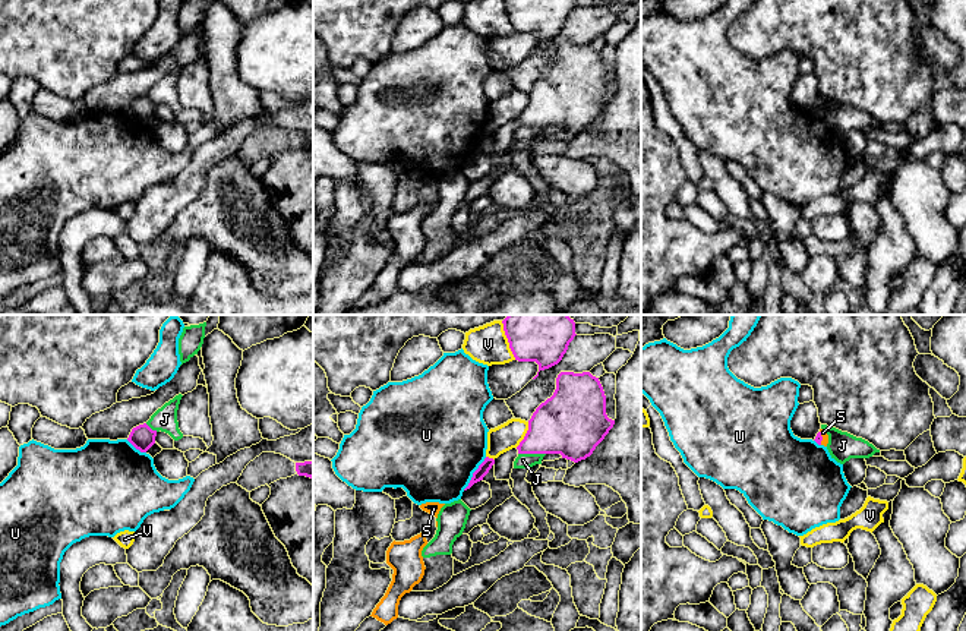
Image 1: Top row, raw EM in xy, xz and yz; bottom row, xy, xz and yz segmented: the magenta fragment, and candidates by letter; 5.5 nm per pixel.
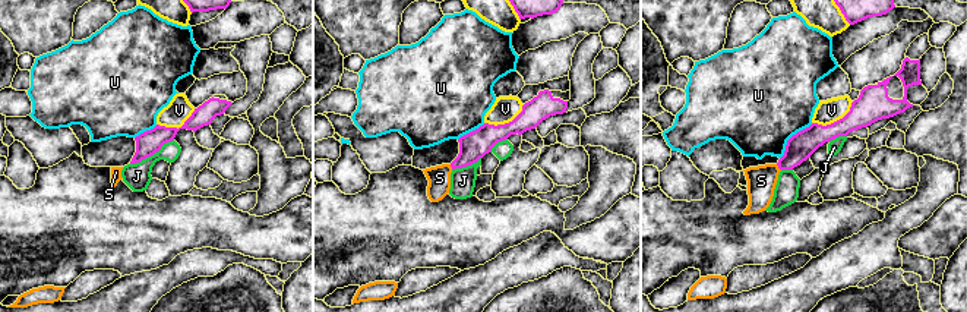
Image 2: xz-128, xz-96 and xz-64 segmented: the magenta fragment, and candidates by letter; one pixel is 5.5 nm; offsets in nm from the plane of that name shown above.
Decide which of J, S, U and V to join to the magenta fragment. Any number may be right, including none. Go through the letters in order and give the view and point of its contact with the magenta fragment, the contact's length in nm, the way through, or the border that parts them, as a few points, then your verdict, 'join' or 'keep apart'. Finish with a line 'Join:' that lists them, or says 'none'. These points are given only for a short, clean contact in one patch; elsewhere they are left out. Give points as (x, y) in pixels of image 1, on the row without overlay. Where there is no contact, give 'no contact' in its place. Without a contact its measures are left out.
J: xz (532, 125) | 150 nm | keep apart
S: yz (821, 110) | 80 nm | along yz (820, 103), (821, 116) | keep apart
U: xz (473, 145) | 220 nm | keep apart
V: xz (510, 16) | 190 nm | keep apart
Join: none

